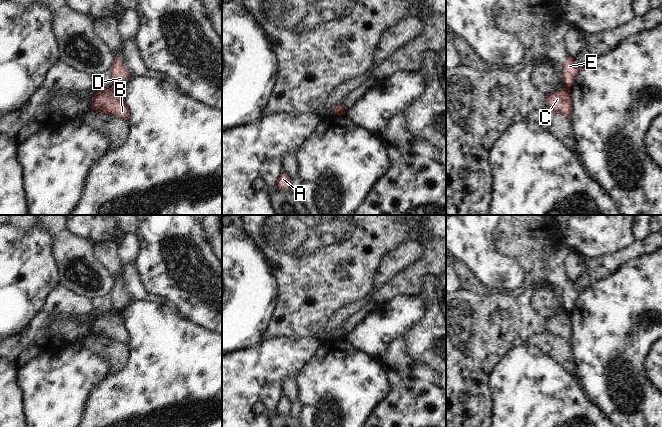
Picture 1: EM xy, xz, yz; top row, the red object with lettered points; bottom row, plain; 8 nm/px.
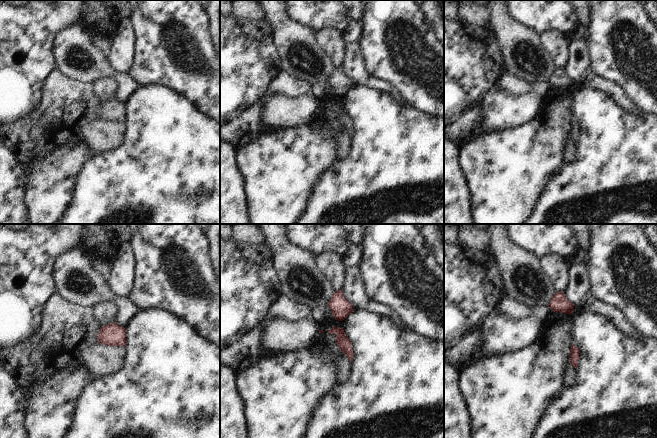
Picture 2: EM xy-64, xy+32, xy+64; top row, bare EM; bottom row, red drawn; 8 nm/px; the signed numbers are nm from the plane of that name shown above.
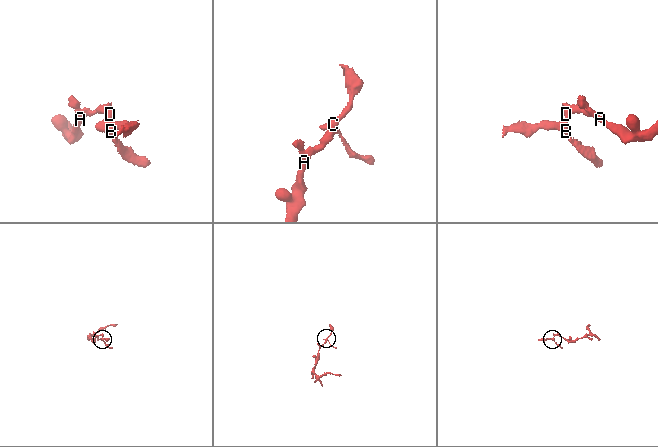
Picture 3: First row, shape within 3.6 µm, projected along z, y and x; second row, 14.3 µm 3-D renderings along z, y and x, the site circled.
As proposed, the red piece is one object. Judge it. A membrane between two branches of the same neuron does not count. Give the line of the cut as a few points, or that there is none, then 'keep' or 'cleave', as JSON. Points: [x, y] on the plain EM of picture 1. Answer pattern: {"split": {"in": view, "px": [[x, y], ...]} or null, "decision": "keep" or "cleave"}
{"split": {"in": "xy", "px": [[113, 310], [120, 313]]}, "decision": "cleave"}

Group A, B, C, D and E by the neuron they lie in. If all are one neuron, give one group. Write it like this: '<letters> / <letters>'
A D E / B C

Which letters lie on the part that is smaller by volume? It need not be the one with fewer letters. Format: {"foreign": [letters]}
{"foreign": ["B", "C"]}

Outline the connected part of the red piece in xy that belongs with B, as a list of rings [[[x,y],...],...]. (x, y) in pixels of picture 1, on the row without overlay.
[[[112,311],[97,315],[90,325],[91,333],[115,341],[129,343],[129,333],[120,312]]]

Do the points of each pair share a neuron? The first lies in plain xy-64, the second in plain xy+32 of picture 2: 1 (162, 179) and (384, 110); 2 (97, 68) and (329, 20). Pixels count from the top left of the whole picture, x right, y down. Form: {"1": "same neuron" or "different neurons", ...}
{"1": "same neuron", "2": "different neurons"}

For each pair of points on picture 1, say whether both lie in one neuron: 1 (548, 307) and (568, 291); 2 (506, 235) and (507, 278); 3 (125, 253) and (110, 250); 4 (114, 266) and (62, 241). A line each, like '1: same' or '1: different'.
1: different
2: different
3: different
4: different

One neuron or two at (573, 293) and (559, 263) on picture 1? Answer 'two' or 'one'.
one

